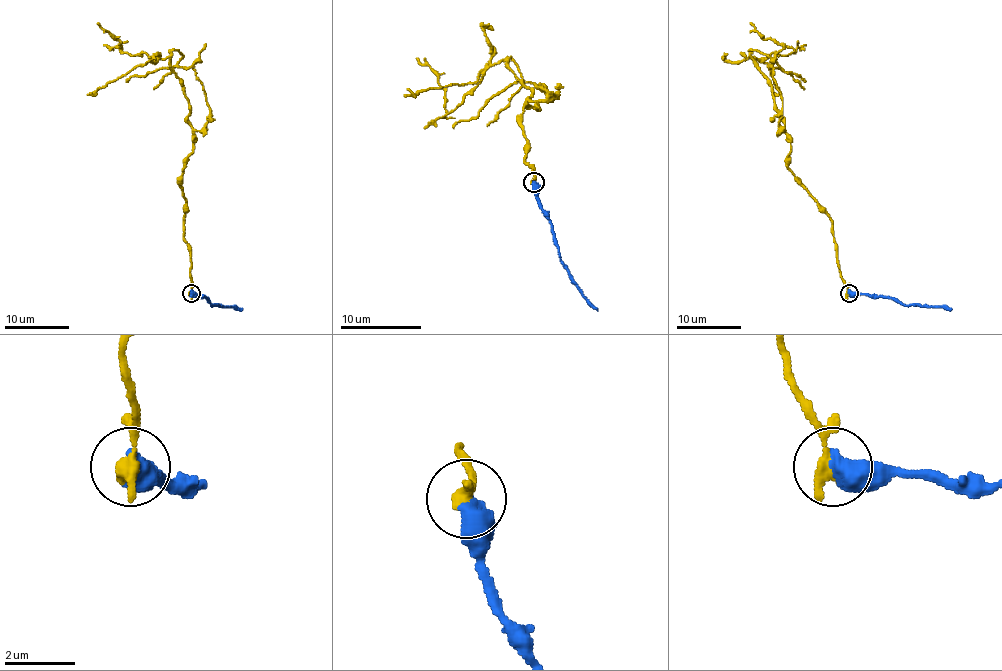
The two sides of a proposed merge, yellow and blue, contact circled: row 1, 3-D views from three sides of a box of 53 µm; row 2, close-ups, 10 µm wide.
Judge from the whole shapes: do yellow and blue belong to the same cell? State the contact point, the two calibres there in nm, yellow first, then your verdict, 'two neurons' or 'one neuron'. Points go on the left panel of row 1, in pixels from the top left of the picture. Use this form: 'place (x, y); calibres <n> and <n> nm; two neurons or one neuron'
place (191, 293); calibres 480 and 600 nm; two neurons

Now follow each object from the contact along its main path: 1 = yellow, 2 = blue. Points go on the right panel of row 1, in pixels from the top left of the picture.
1: (848, 292), (832, 219), (788, 167), (790, 135), (770, 81), (753, 57), (793, 50), (764, 39), (749, 23)
2: (848, 292), (913, 305), (952, 308)

